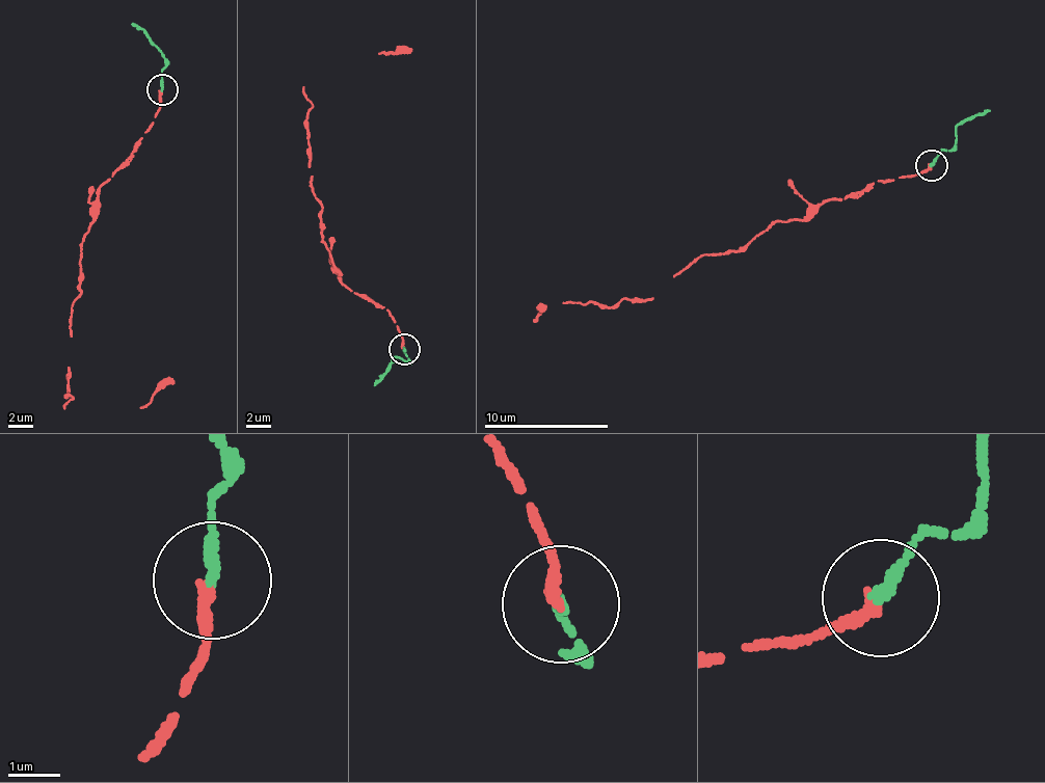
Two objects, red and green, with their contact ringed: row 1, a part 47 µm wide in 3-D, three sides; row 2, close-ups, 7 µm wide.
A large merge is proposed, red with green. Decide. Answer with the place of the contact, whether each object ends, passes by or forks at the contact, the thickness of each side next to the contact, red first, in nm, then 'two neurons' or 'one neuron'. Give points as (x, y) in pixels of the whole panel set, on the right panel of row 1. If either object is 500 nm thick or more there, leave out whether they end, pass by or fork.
(932, 165) | red ends | green ends | 200/200 nm | one neuron

